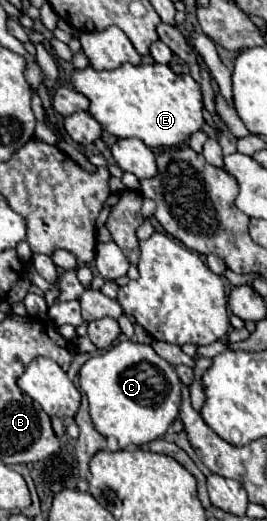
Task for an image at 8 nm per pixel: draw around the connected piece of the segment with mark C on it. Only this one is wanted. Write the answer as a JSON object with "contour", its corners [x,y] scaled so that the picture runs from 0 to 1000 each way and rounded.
{"contour":[[[446,656],[416,672],[333,687],[296,710],[296,737],[333,768],[333,795],[371,833],[438,841],[446,856],[536,856],[603,841],[670,795],[678,729],[655,706],[551,660]]]}

